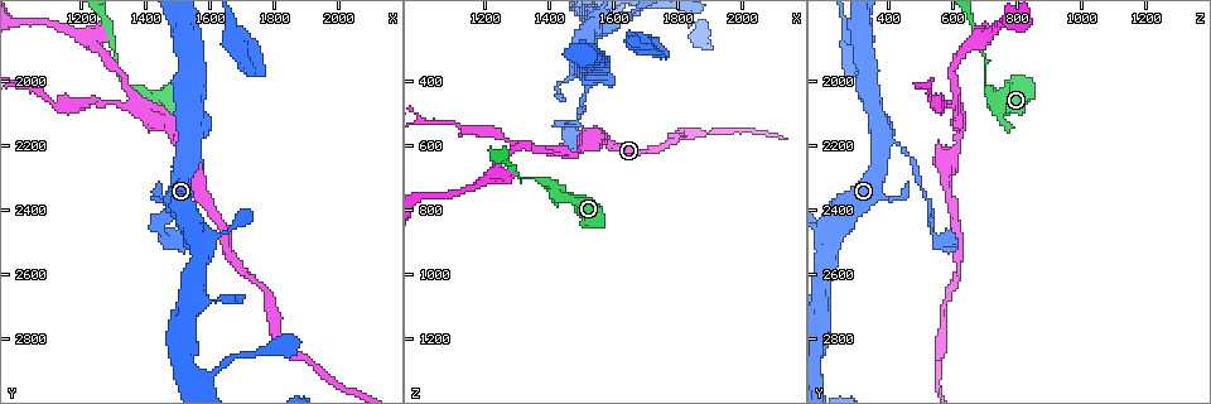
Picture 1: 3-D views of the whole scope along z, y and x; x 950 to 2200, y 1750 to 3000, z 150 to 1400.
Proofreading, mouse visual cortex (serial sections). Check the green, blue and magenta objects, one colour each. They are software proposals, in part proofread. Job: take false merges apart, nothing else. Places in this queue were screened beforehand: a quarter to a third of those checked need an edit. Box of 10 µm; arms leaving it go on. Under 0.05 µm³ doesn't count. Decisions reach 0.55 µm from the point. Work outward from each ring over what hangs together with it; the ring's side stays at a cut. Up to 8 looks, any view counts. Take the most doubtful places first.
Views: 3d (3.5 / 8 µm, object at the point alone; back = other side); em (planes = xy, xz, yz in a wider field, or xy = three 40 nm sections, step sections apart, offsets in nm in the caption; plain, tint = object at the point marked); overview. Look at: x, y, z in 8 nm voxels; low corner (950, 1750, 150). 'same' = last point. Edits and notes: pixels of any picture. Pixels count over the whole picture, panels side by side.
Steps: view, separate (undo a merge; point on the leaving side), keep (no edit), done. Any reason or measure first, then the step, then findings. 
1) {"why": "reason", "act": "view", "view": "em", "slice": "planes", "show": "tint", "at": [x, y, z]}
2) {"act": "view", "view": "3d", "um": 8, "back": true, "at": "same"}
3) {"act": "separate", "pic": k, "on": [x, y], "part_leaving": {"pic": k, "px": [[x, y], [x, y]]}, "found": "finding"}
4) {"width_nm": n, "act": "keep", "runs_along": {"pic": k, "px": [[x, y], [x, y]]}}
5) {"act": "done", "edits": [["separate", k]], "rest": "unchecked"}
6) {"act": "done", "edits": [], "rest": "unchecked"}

{"why": "two arms in line, one across", "act": "view", "view": "3d", "um": 3.5, "at": [1410, 2090, 610]}

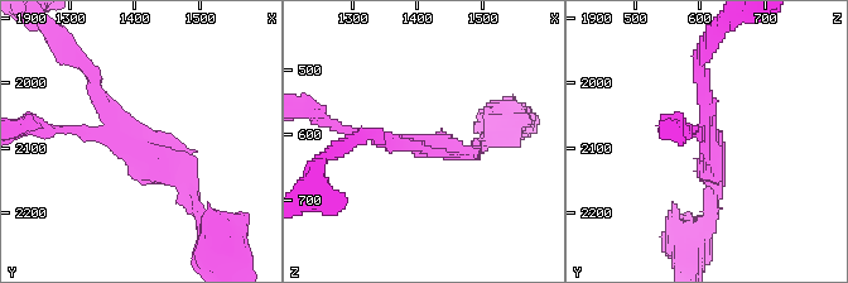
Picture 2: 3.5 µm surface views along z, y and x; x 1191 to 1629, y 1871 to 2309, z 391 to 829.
{"arms": 3, "arm_widths_nm": [150, 200, 250], "act": "view", "view": "em", "slice": "xy", "step": 1, "show": "tint", "at": [1400, 2085, 615]}

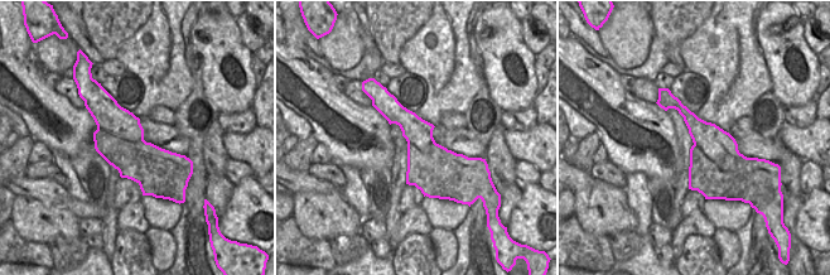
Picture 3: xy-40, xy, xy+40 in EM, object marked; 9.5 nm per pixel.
{"act": "view", "view": "em", "slice": "xy", "step": 2, "show": "tint", "at": "same"}

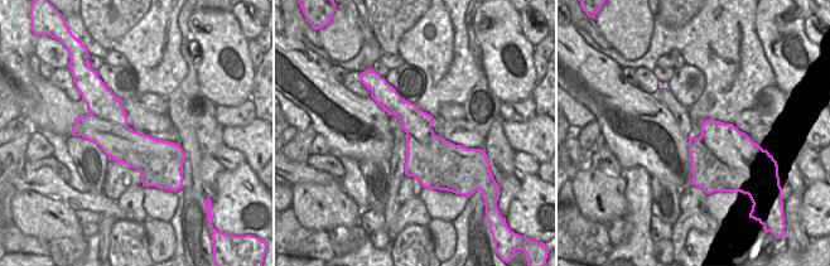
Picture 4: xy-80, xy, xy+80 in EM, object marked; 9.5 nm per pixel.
{"act": "separate", "pic": 2, "on": [337, 126], "part_leaving": {"pic": 2, "px": [[97, 133], [39, 129], [35, 125]]}, "found": "two cells meet here"}

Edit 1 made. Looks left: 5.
{"why": "thin arm on a thick one", "act": "view", "view": "3d", "um": 8, "back": true, "at": [1520, 2180, 380]}

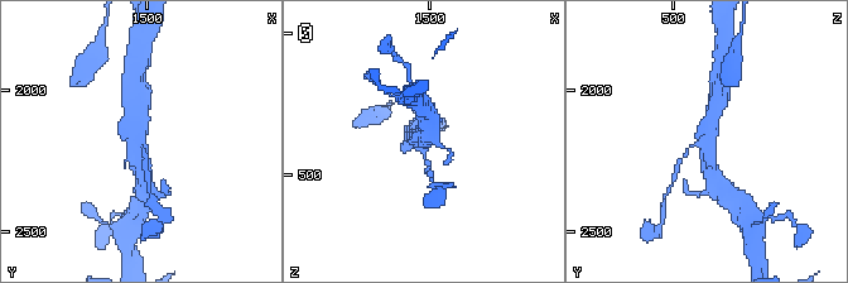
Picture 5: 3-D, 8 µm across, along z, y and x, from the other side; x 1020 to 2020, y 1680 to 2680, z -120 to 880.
{"act": "view", "view": "3d", "um": 3.5, "at": "same"}

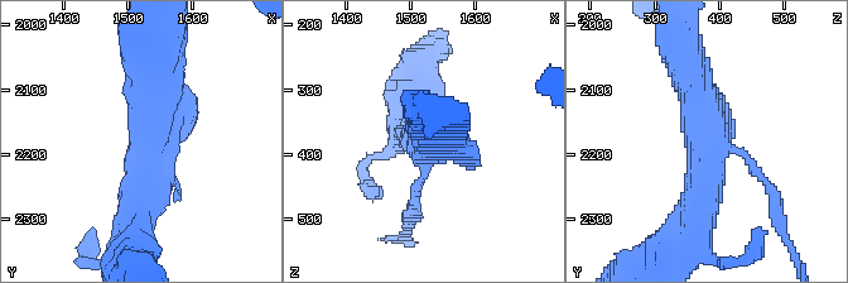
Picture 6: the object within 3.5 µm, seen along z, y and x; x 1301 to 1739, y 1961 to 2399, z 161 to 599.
{"arms": 4, "arm_widths_nm": [150, 250, 450, 500], "why": "now the EM", "act": "view", "view": "em", "slice": "xy", "step": 3, "show": "tint", "at": [1525, 2195, 380]}

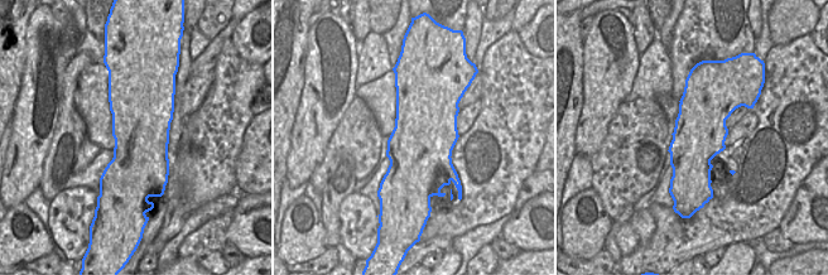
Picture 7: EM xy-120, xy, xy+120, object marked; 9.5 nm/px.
{"act": "keep", "runs_along": {"pic": 6, "px": [[139, 230], [150, 67]]}, "found": "continuous, no second cell"}

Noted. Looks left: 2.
{"act": "view", "view": "3d", "um": 3.5, "at": [1460, 2460, 550]}

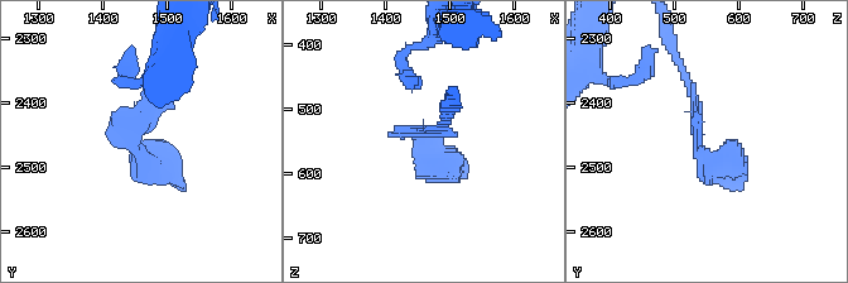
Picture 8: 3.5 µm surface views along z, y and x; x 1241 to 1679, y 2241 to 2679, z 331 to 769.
{"why": "need the tissue", "act": "view", "view": "em", "slice": "xy", "step": 5, "show": "tint", "at": [1450, 2460, 540]}

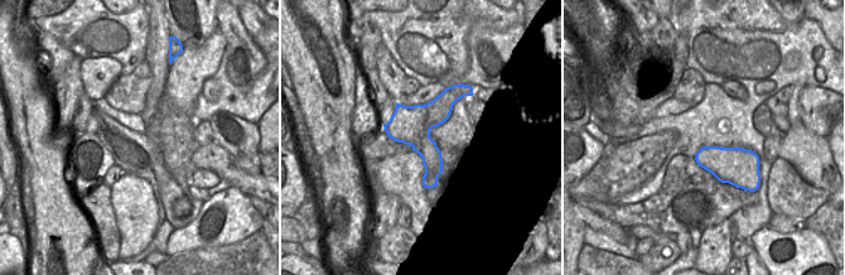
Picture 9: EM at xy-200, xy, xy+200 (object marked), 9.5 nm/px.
{"act": "keep", "runs_along": {"pic": 8, "px": [[682, 68], [698, 145], [743, 188]]}, "found": "one cell here"}

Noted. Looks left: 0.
{"act": "done", "edits": [["separate", 2]], "rest": "unchecked"}

